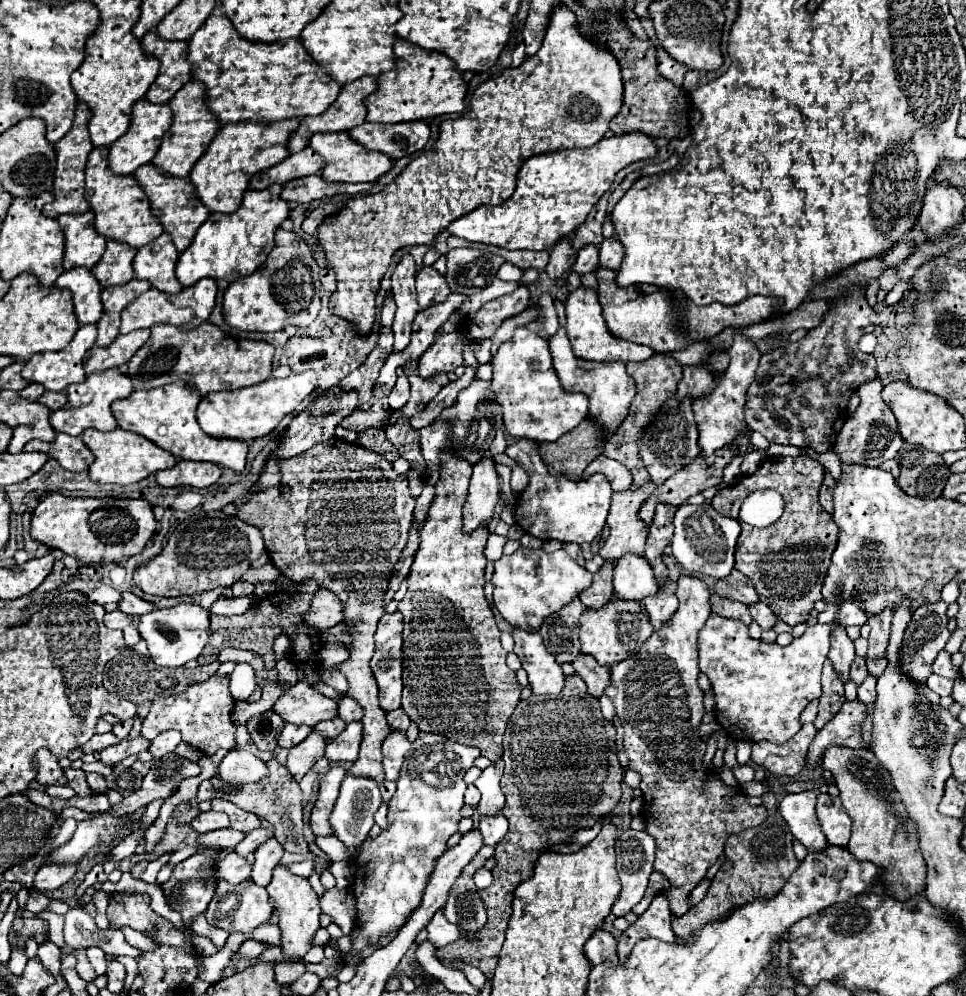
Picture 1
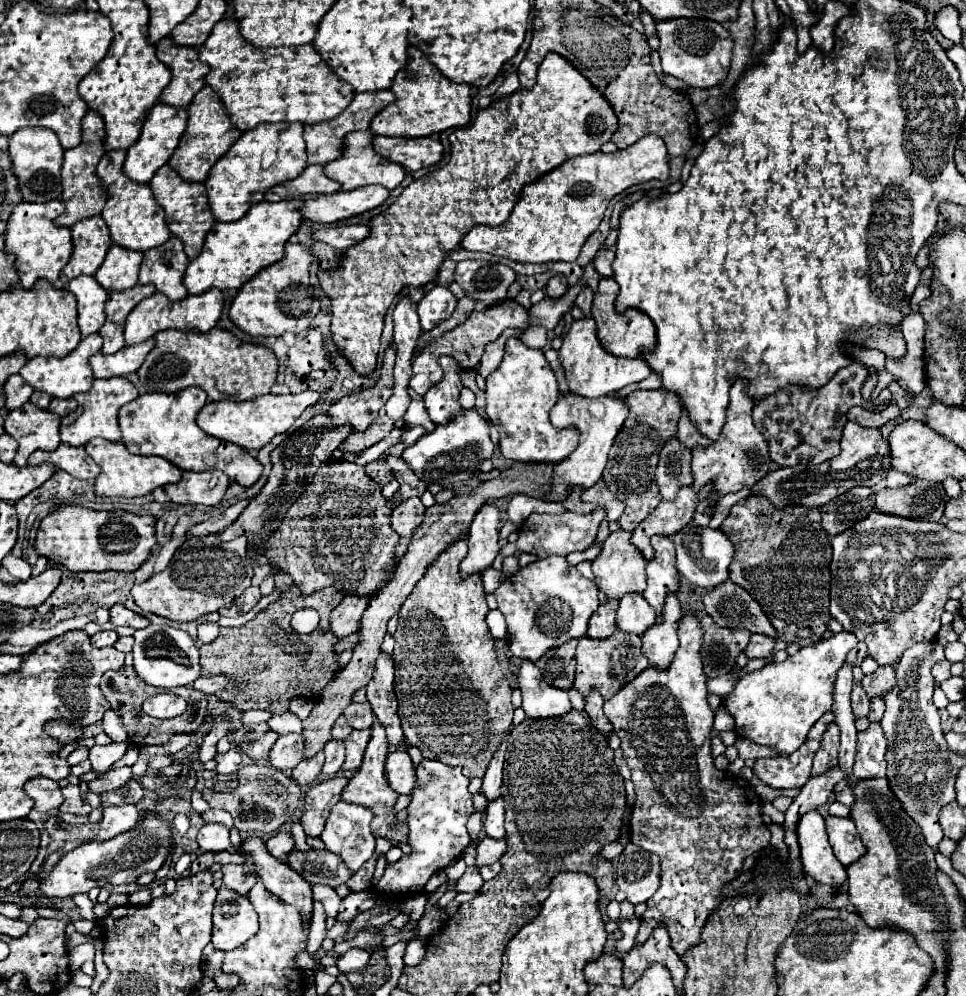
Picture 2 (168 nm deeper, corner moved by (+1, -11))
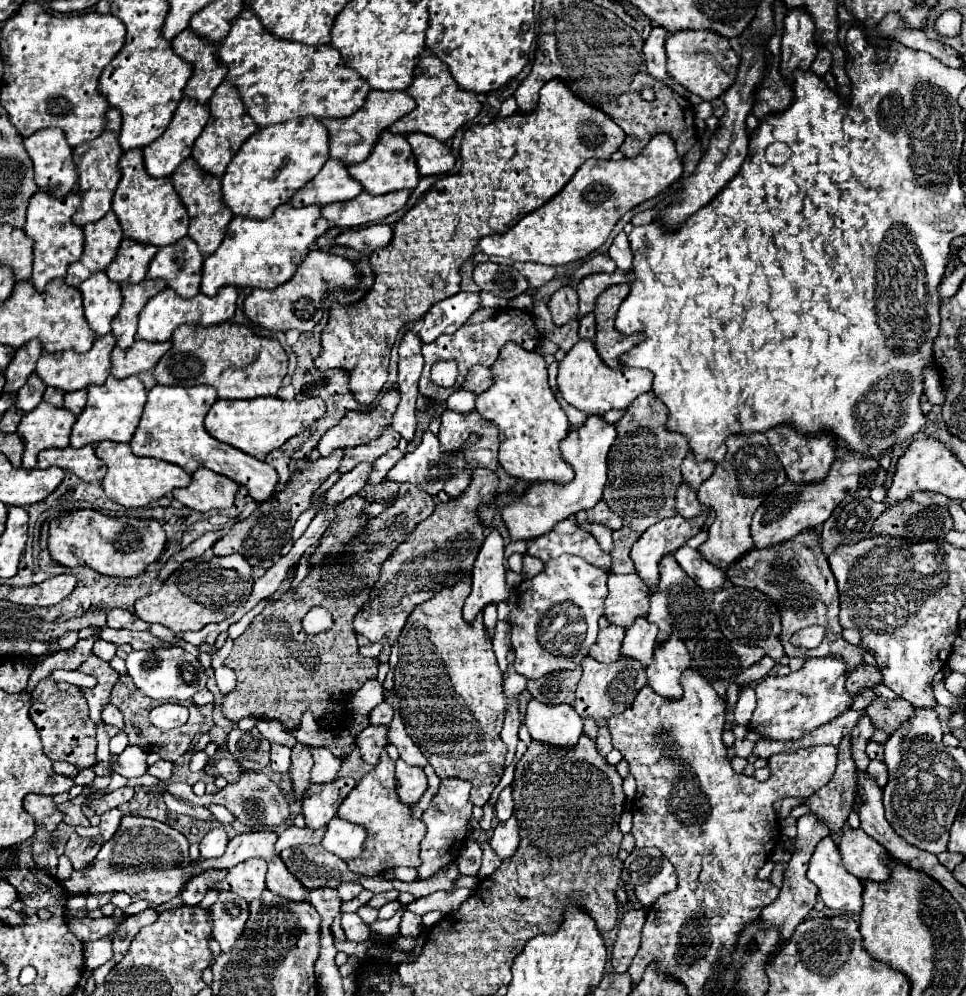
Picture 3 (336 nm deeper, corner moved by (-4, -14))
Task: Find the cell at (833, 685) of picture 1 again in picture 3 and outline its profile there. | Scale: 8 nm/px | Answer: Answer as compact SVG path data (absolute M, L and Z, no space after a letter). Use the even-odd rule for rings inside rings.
M844 736L838 746L838 768L834 778L812 798L808 798L810 810L816 818L830 828L830 834L842 834L842 826L852 812L856 790L856 766L850 752L850 736Z

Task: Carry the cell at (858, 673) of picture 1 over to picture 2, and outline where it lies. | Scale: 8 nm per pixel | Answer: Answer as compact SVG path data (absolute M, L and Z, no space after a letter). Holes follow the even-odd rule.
M859 683L853 687L851 703L853 703L853 713L855 713L855 717L867 717L867 715L869 715L869 697L867 697L865 689L861 689Z

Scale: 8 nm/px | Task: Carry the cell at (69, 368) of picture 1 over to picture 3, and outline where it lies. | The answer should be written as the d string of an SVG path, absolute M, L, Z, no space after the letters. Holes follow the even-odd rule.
M106 334L96 338L92 350L88 352L74 352L74 350L64 350L58 354L42 354L38 364L36 364L36 374L42 378L42 382L46 386L54 386L60 388L64 392L74 392L74 390L82 390L90 384L102 384L106 382L106 378L110 376L110 352L116 346L116 336L114 334Z

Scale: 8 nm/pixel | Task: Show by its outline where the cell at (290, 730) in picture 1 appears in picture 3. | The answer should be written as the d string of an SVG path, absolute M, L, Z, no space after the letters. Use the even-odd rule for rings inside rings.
M272 744L270 768L272 768L274 772L288 772L288 768L290 768L290 748L288 748L288 746Z

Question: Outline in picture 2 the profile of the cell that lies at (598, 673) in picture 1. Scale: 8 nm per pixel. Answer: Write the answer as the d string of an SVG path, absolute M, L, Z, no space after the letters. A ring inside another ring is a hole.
M591 689L589 695L585 695L585 711L591 717L593 725L599 727L599 731L603 731L603 735L609 735L611 733L613 727L611 727L609 719L603 713L603 697L595 689Z

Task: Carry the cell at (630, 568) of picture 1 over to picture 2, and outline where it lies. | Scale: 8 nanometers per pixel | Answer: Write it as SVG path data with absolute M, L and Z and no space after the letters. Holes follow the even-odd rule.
M643 593L623 595L617 609L617 627L621 631L643 635L645 627L655 623L655 611L645 603Z

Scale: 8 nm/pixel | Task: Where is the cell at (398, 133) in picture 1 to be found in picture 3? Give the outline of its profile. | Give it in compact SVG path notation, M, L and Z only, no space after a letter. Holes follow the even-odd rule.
M410 134L406 138L414 150L418 170L422 176L452 172L456 158L452 156L450 148L444 142L432 138L432 136L426 136L426 134Z

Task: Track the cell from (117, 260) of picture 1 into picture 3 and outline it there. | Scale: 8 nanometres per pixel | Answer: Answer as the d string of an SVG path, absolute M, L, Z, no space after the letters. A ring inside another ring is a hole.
M122 238L122 244L118 248L116 258L106 268L106 274L112 282L124 284L124 282L142 282L148 272L148 264L156 254L156 246L134 242L130 238Z

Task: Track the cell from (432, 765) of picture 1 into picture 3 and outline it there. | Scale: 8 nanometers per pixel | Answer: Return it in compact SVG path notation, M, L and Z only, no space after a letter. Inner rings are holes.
M442 780L438 796L430 802L428 810L422 816L422 822L426 824L428 832L420 844L420 858L422 866L418 868L420 878L430 878L434 872L444 868L446 864L454 862L458 858L458 852L466 840L466 830L468 830L468 818L472 816L472 804L470 804L470 784L464 780Z

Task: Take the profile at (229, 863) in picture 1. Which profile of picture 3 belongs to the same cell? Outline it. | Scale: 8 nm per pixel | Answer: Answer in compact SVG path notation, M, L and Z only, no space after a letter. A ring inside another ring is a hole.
M250 858L228 870L228 876L218 884L220 890L236 892L246 902L252 902L266 890L266 862Z

